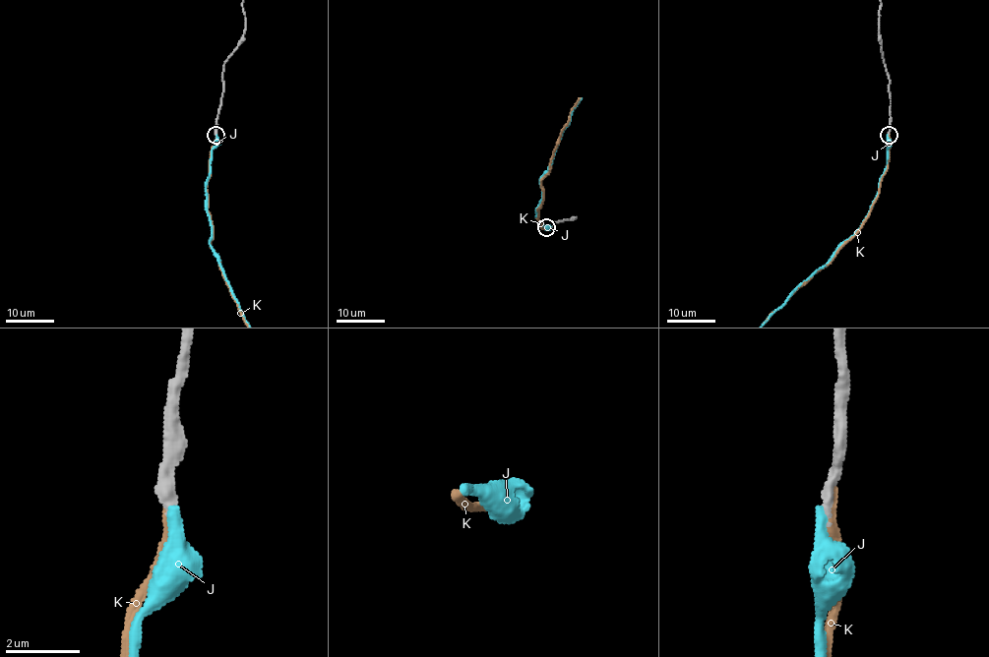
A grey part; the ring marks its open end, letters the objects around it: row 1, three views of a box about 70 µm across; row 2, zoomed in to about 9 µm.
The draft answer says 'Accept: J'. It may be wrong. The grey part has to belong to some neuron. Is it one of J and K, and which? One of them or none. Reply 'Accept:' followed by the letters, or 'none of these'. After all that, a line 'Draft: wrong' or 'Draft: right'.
Accept: K
Draft: wrong

